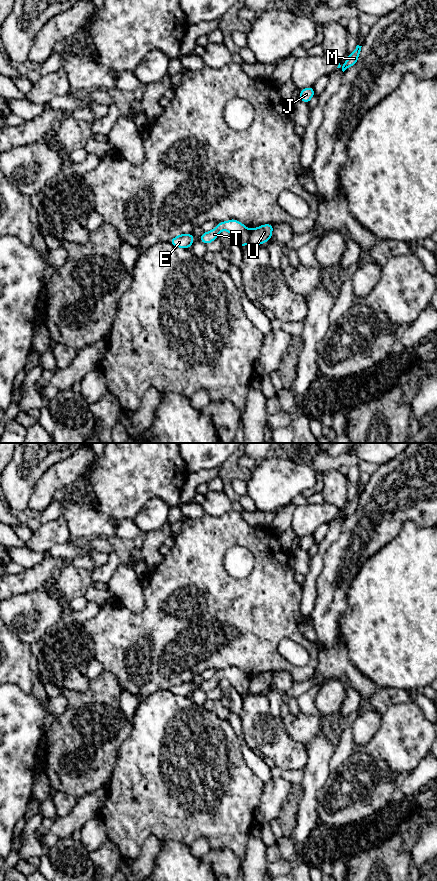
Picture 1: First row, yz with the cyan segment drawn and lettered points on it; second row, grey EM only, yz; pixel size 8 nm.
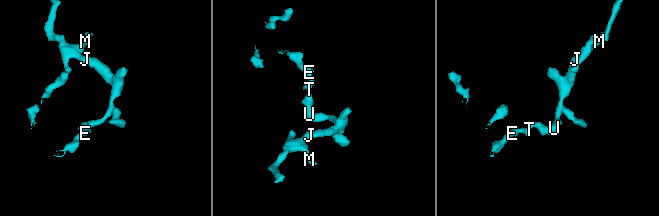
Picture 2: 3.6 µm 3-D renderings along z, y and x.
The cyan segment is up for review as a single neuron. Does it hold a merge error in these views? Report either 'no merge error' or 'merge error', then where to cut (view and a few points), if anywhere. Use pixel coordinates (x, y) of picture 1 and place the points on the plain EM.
merge error; cut yz (250, 678), (248, 690)

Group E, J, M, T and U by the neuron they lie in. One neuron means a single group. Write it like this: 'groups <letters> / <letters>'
groups E T / J M U

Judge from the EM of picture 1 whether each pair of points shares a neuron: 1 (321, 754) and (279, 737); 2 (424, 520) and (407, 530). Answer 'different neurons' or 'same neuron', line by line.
1: different neurons
2: different neurons

